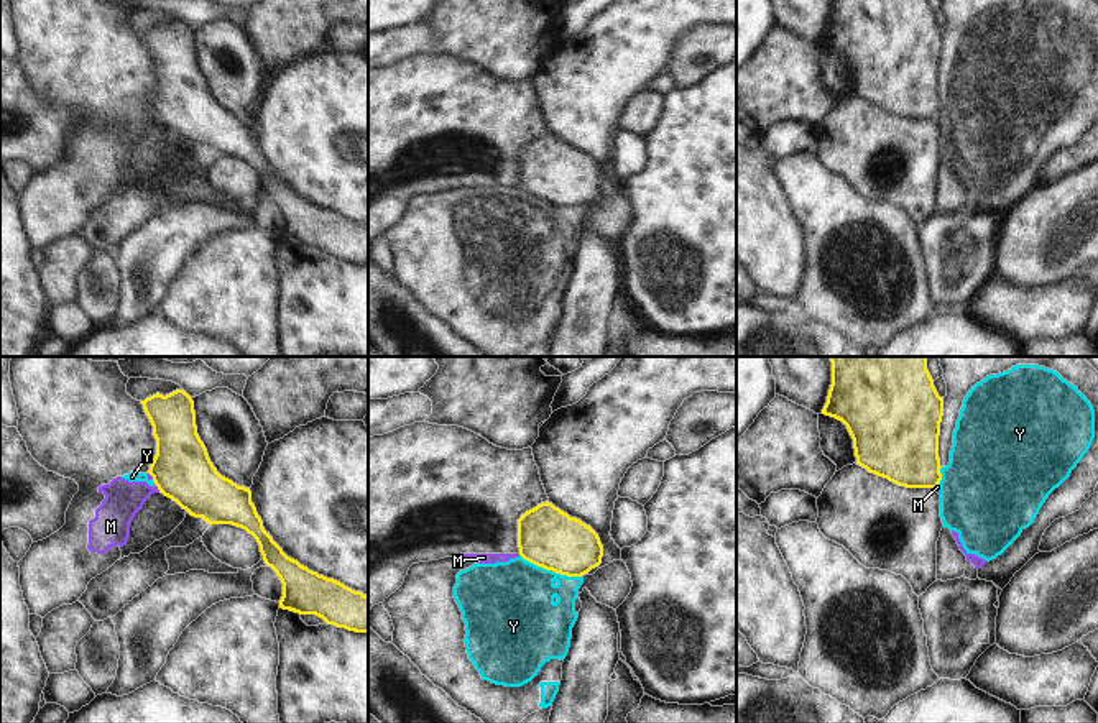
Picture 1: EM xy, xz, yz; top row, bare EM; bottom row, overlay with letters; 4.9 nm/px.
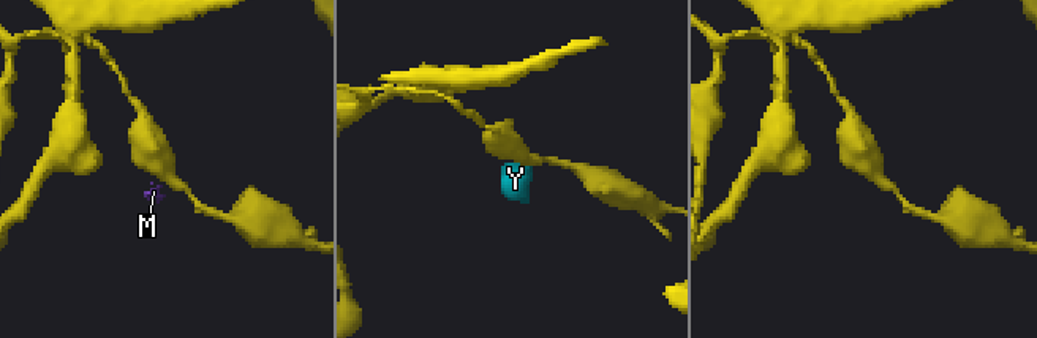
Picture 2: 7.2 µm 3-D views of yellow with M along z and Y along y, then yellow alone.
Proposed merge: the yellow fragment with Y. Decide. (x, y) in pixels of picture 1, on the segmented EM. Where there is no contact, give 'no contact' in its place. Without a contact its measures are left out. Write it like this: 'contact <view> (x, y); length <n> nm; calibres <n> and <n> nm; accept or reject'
contact xz (551, 569); length 320 nm; calibres 300 and 400 nm; reject

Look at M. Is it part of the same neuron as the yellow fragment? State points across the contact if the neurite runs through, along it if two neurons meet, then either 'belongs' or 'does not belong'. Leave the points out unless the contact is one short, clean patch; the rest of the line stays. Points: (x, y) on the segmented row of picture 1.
border along xy (155, 483), (160, 492); does not belong

